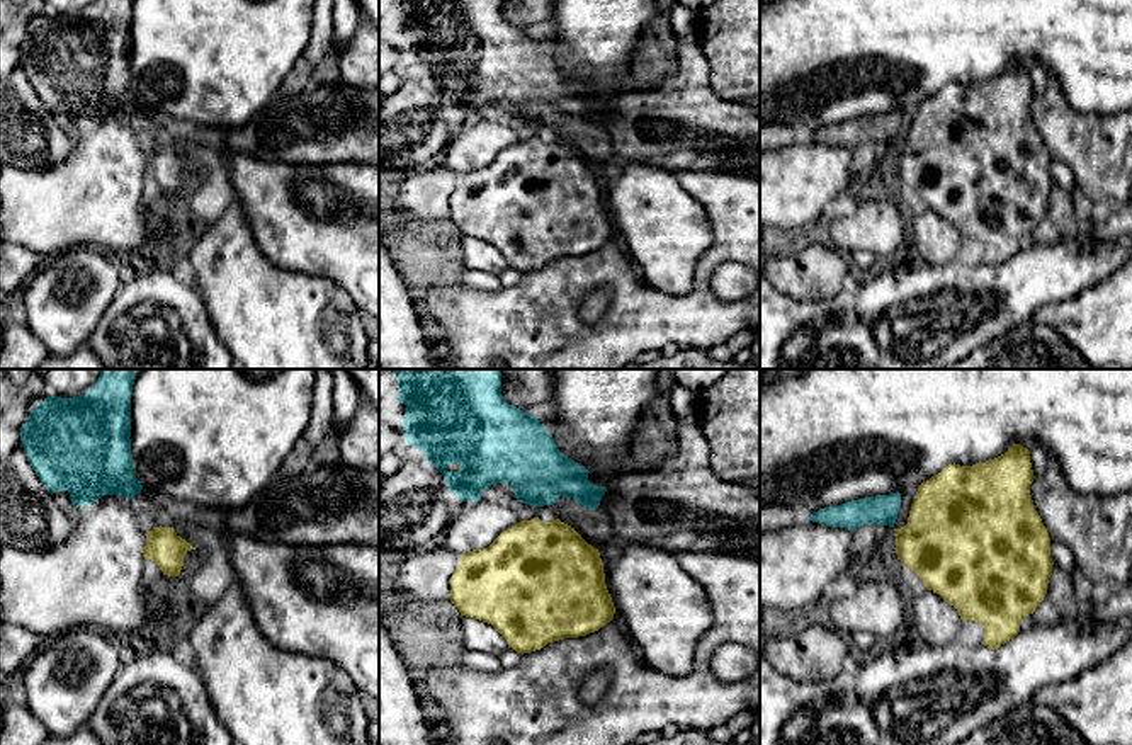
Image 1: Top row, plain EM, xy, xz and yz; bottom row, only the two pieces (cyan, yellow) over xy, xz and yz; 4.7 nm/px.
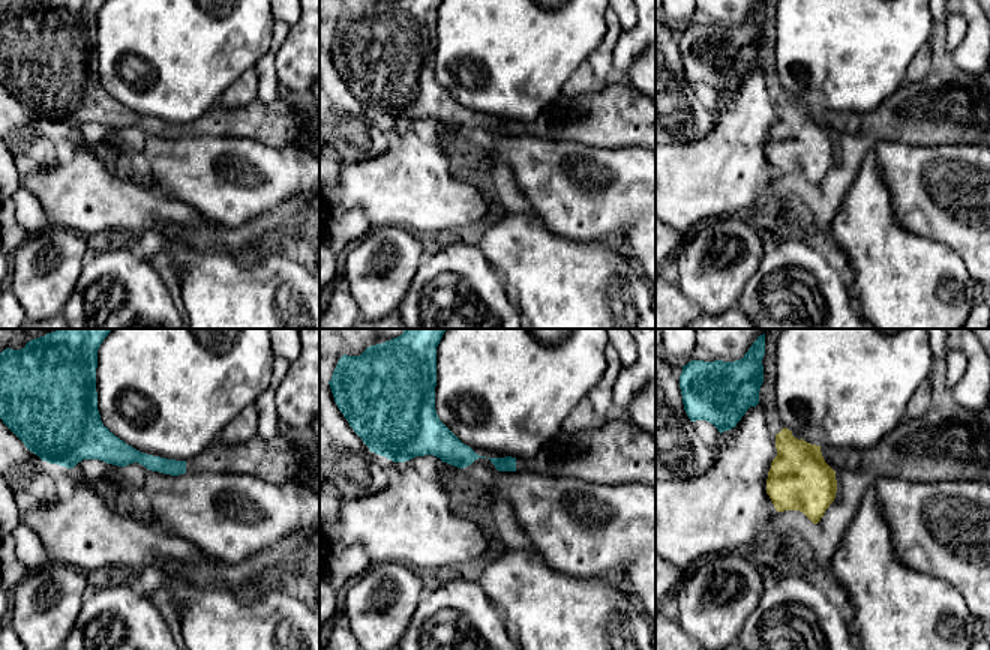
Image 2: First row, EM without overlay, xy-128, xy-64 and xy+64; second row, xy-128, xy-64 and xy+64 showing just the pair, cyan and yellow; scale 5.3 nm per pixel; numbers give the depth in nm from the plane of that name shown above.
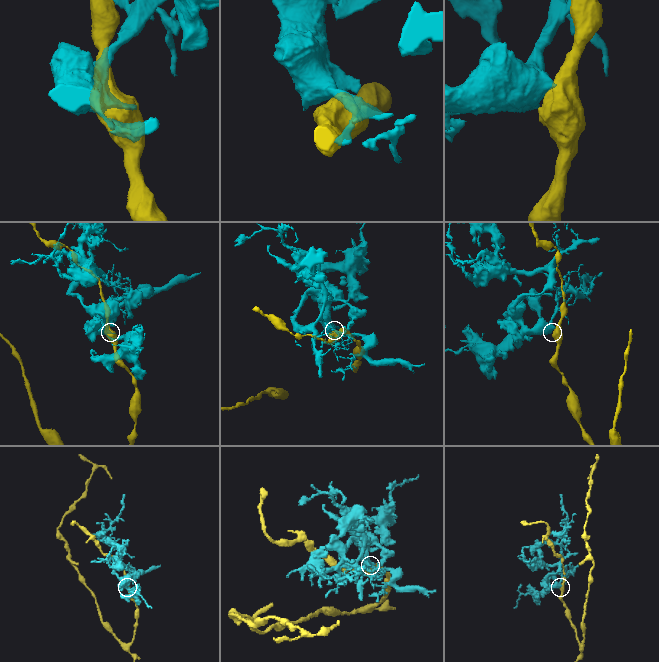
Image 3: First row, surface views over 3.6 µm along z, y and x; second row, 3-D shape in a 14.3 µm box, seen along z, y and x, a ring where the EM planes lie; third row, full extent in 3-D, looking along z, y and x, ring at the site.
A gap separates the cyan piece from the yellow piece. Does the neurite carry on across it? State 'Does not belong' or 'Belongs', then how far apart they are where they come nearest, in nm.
Does not belong. Distance 20 nm

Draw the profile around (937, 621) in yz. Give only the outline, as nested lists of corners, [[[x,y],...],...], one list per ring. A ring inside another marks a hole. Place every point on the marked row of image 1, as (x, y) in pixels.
[[[926,589],[921,595],[914,597],[914,624],[920,645],[945,646],[954,643],[960,623],[957,609],[933,590]]]

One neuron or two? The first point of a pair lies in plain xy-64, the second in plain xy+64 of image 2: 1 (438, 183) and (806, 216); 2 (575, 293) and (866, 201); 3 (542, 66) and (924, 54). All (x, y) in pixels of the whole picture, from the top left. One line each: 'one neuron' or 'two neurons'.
1: two neurons
2: one neuron
3: two neurons

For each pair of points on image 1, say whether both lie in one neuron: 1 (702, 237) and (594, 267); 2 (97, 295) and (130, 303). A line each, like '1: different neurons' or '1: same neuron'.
1: different neurons
2: different neurons

